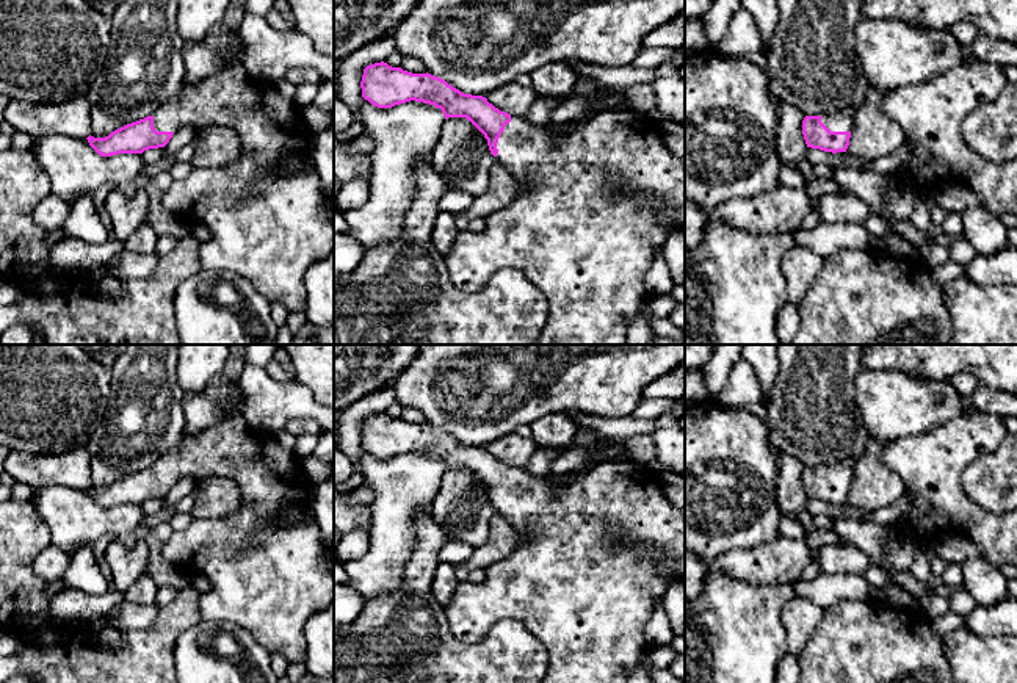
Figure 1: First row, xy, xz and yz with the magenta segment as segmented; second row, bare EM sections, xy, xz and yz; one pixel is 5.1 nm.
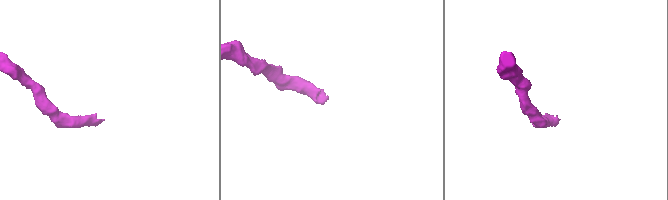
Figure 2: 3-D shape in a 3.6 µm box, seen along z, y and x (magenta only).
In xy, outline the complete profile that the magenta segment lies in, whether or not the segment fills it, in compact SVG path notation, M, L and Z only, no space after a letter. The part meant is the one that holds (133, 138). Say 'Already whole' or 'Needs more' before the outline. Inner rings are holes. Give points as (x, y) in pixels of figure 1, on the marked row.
Needs more. M240 66L223 69L202 81L191 83L152 116L127 124L105 138L88 136L89 146L102 157L118 154L143 154L149 149L165 147L180 127L227 127L241 141L243 160L216 168L196 168L185 180L172 180L166 188L161 204L185 221L205 226L212 238L199 244L199 260L204 269L229 271L244 277L270 302L282 304L288 312L304 312L307 301L307 269L334 252L334 226L326 208L326 191L315 171L285 174L255 183L257 174L276 164L287 155L309 157L312 132L302 117L302 110L293 99L280 96L270 81L254 80Z

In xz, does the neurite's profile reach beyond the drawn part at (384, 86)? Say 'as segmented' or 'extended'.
extended

